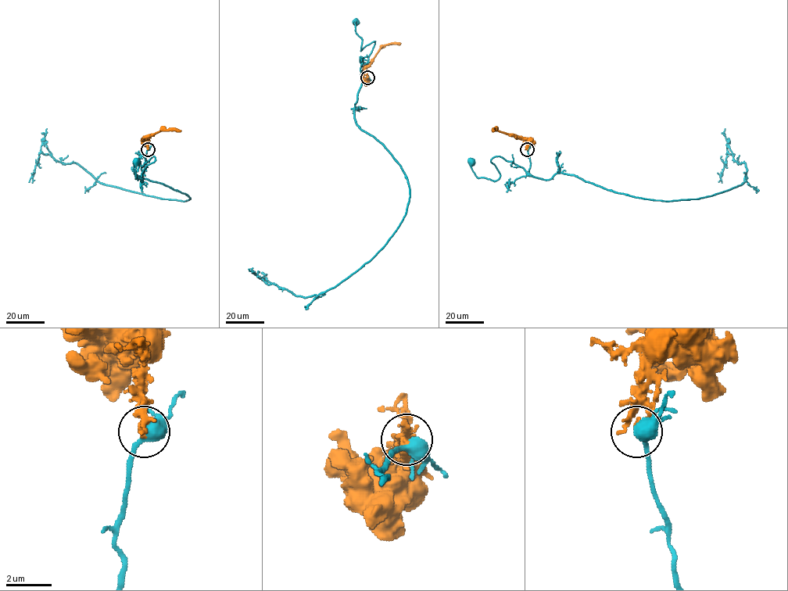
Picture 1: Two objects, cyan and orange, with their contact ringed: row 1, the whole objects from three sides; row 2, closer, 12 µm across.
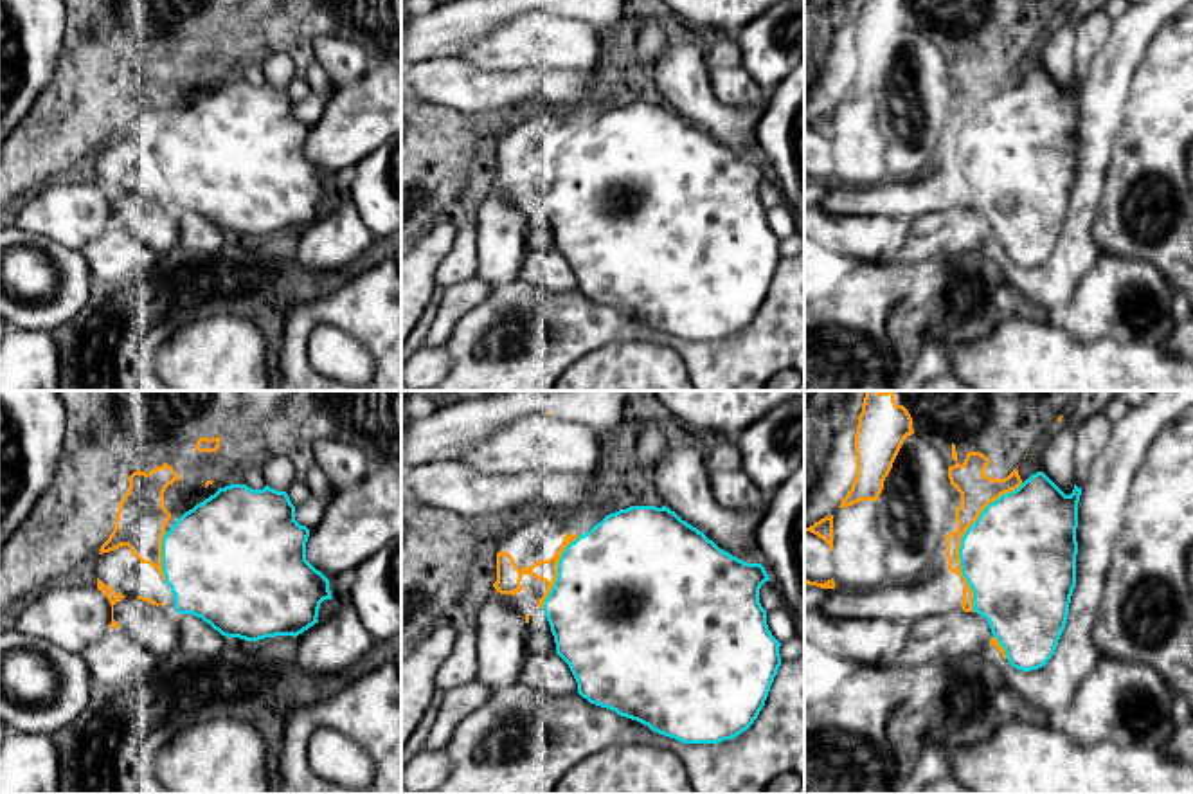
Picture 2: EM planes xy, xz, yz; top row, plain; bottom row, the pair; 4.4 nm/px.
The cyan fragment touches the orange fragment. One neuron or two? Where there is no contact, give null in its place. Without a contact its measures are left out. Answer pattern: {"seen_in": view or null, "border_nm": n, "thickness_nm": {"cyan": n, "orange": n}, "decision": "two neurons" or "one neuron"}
{"seen_in": "yz", "border_nm": 600, "thickness_nm": {"cyan": 480, "orange": 160}, "decision": "two neurons"}

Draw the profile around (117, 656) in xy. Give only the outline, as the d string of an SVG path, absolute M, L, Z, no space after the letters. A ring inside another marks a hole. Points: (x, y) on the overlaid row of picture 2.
M110 628L103 639L83 650L81 655L92 681L101 684L119 684L130 677L146 681L158 661L121 628Z

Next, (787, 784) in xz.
M786 772L777 776L765 790L765 794L797 794L803 787L803 778L794 774L794 772Z

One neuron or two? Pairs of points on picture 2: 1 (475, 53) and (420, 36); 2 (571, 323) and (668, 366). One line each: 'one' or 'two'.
1: two
2: two

